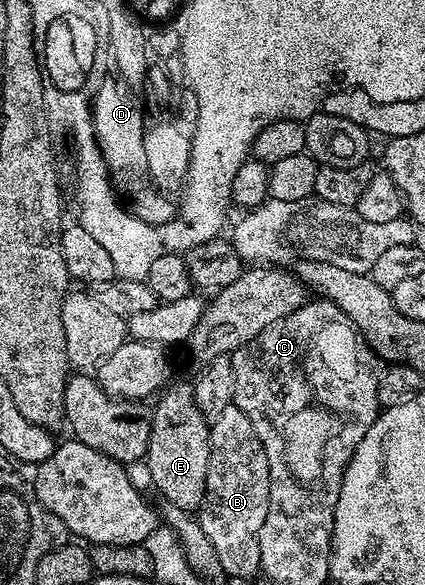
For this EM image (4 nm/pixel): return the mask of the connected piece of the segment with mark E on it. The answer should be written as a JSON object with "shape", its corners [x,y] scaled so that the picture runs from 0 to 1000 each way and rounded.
{"shape":[[[440,651],[402,660],[365,682],[367,701],[362,694],[353,708],[353,759],[344,778],[348,810],[386,858],[461,875],[485,841],[485,800],[494,793],[494,721],[473,711],[456,670]]]}

